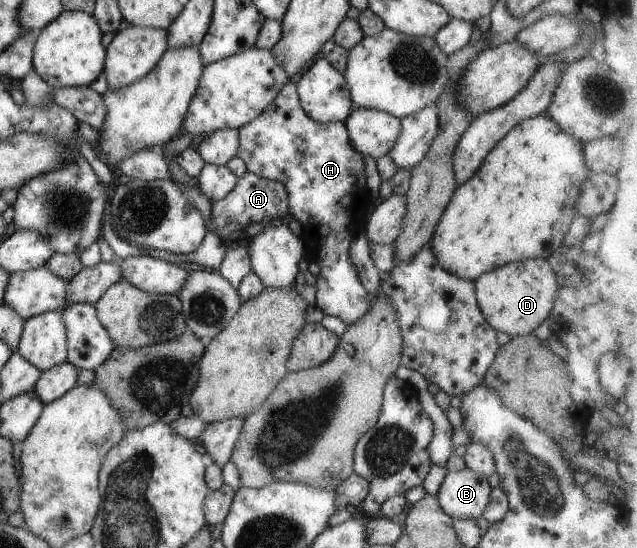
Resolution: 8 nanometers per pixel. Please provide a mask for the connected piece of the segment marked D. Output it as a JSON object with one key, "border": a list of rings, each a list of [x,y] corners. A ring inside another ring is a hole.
{"border":[[[528,259],[499,266],[474,281],[480,312],[486,322],[498,332],[510,336],[528,335],[550,316],[554,306],[558,279],[547,259]]]}

